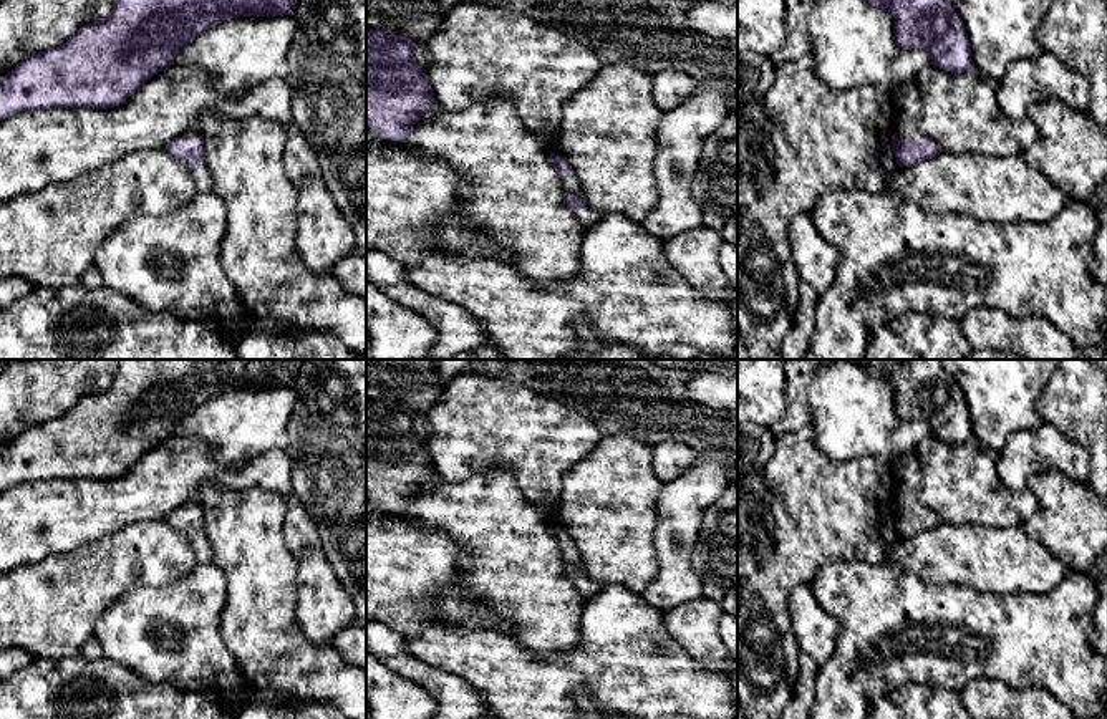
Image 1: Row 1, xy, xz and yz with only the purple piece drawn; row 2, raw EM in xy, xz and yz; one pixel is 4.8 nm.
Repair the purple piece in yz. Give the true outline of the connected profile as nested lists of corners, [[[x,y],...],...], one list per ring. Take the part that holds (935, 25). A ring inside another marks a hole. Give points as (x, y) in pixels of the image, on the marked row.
[[[867,0],[895,18],[902,50],[925,48],[931,65],[951,73],[974,70],[971,46],[960,13],[946,0]]]

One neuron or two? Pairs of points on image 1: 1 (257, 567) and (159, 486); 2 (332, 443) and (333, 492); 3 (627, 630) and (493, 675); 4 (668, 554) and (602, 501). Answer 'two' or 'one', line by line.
1: two
2: one
3: one
4: two

